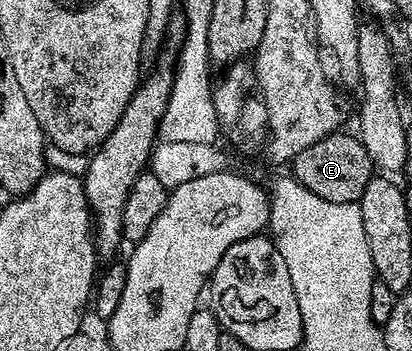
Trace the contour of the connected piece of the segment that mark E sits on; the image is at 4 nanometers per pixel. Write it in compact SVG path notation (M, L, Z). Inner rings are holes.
M337 132L312 143L291 161L294 179L326 202L339 204L357 203L376 169L362 141L353 133Z

